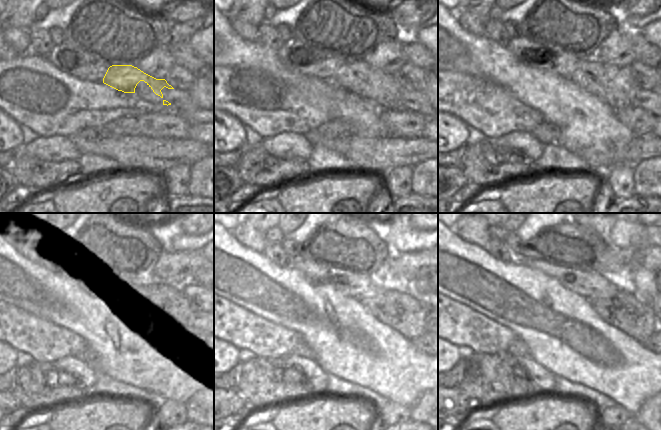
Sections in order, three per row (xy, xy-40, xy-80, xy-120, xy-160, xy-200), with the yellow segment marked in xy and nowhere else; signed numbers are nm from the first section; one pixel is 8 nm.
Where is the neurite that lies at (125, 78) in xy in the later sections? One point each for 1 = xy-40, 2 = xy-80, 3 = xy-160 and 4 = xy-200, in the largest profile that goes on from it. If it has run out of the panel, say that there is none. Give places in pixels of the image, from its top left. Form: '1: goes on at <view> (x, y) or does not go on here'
1: goes on at xy-40 (350, 77)
2: goes on at xy-80 (615, 82)
3: goes on at xy-160 (399, 311)
4: goes on at xy-200 (625, 312)

